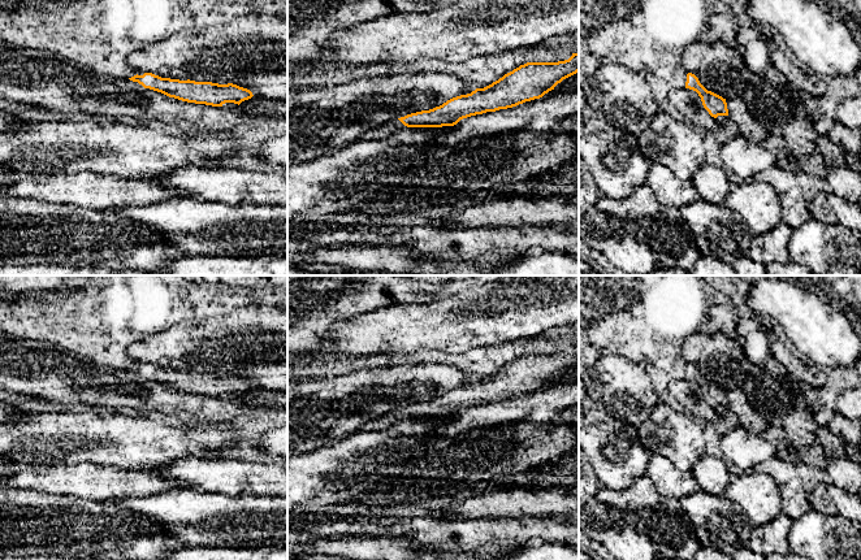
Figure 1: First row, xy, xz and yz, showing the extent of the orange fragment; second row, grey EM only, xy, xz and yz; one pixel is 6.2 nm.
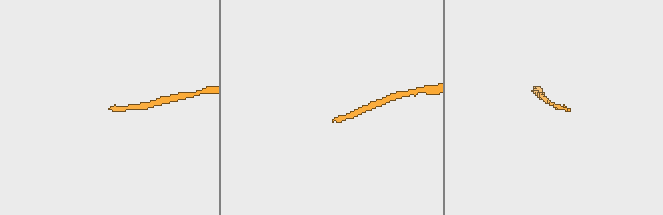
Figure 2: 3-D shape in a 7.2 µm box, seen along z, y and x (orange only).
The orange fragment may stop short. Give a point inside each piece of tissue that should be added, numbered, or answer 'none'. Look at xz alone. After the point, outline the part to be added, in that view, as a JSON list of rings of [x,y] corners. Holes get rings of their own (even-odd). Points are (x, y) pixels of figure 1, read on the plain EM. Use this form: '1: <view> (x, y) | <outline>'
1: xz (389, 419) | [[[394,411],[390,413],[386,413],[385,416],[376,418],[371,424],[365,425],[363,429],[367,431],[377,431],[377,430],[385,430],[390,425],[407,420],[399,411]]]

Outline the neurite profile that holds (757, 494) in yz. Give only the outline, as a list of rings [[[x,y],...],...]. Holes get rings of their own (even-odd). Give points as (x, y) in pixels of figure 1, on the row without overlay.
[[[756,470],[732,476],[724,496],[737,504],[754,526],[765,525],[782,513],[782,494],[775,479]]]

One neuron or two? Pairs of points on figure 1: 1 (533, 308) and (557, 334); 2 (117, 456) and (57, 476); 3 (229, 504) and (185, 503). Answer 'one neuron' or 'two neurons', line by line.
1: two neurons
2: two neurons
3: one neuron

